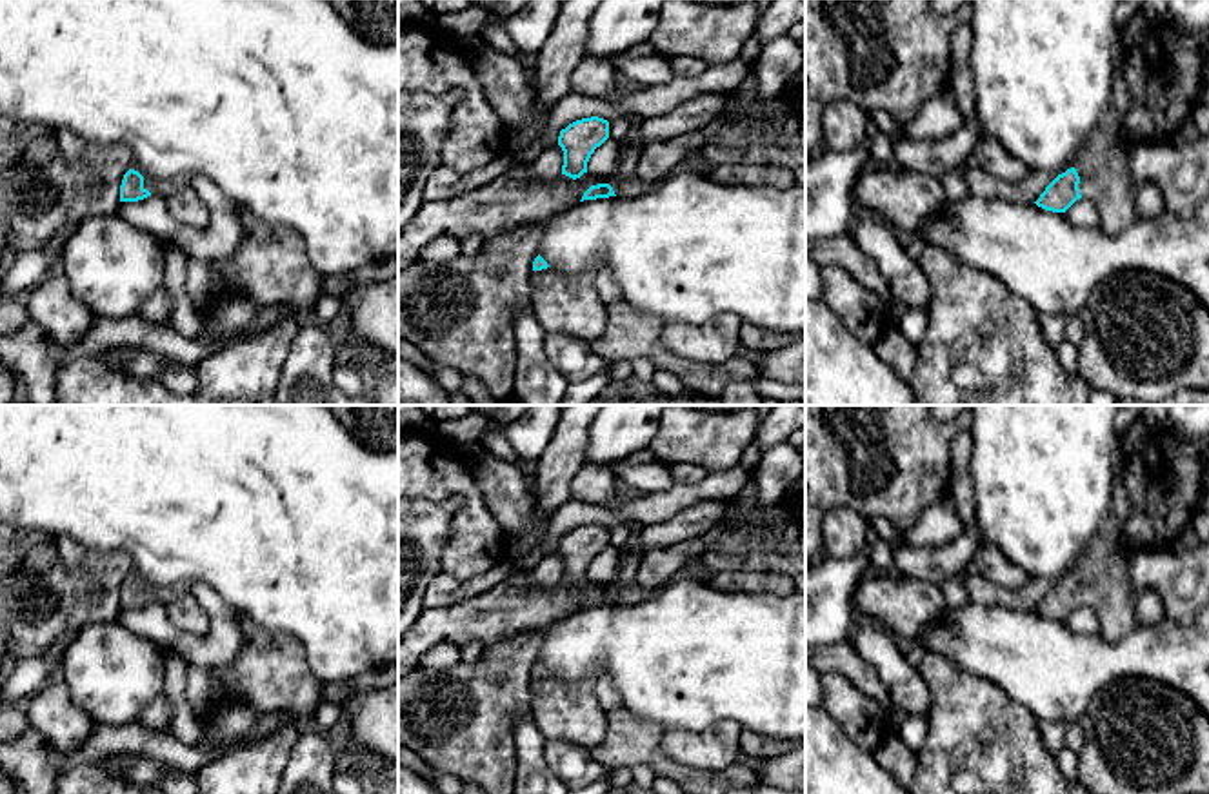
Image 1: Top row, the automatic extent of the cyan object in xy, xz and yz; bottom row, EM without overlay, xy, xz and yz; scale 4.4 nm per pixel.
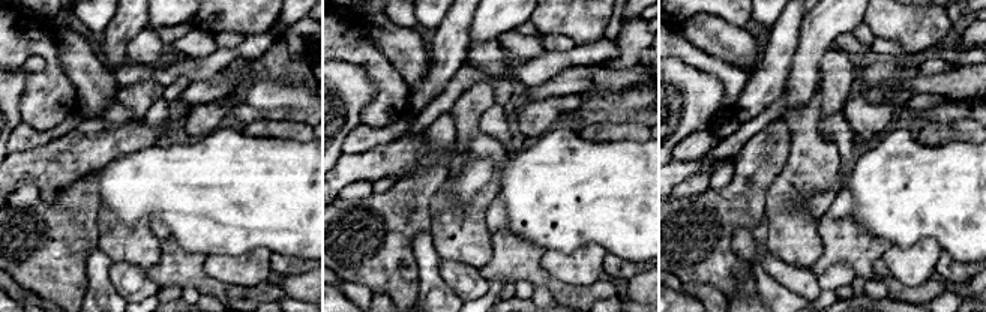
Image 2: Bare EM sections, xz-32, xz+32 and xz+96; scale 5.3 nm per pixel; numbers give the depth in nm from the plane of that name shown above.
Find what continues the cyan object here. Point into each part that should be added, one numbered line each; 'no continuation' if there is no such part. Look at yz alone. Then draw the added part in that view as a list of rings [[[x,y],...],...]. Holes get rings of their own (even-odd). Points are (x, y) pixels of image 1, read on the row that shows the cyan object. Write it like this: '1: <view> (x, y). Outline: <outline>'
1: yz (1104, 169). Outline: [[[1118,0],[1114,24],[1122,47],[1114,60],[1113,96],[1104,111],[1100,129],[1087,142],[1085,153],[1076,162],[1080,194],[1100,211],[1098,229],[1105,234],[1120,234],[1131,223],[1142,220],[1134,203],[1136,185],[1131,176],[1134,145],[1120,138],[1122,122],[1131,107],[1131,93],[1124,78],[1129,49],[1124,45],[1125,24],[1142,11],[1144,0]]]

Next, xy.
1: xy (160, 188). Outline: [[[133,164],[133,167],[131,169],[135,169],[135,171],[138,171],[136,167],[135,167],[135,164]],[[138,171],[140,173],[140,171]],[[140,173],[142,174],[142,173]],[[142,174],[144,176],[144,189],[147,189],[151,194],[158,194],[158,196],[165,196],[165,194],[171,194],[173,191],[178,191],[178,189],[182,189],[182,187],[185,187],[187,184],[189,184],[189,180],[187,178],[175,178],[175,180],[153,180],[153,178],[149,178],[149,176],[145,176],[145,174]]]

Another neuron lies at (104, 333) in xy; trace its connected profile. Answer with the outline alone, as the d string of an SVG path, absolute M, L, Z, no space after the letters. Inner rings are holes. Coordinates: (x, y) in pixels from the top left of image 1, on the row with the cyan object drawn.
M136 314L120 320L95 318L89 331L75 347L62 347L45 340L51 360L65 365L80 356L102 358L118 345L144 347L153 354L175 358L193 369L218 343L187 340L173 325L147 322Z

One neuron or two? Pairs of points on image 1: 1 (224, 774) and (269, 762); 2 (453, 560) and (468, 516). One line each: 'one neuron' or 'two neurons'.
1: one neuron
2: one neuron

